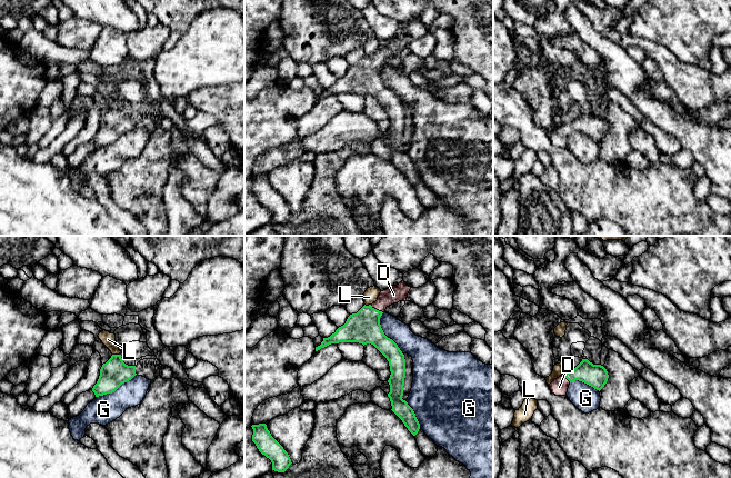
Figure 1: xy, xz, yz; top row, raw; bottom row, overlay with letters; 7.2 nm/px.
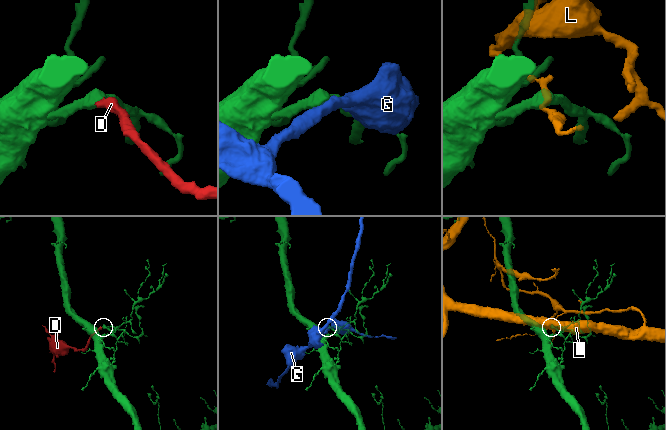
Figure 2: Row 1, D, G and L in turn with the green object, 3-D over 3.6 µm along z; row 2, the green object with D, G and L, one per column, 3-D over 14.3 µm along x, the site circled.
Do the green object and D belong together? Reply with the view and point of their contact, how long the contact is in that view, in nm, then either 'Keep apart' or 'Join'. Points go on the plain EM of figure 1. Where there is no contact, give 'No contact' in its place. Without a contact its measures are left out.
Touches green at xz (376, 60). Shared border 110 nm. Join

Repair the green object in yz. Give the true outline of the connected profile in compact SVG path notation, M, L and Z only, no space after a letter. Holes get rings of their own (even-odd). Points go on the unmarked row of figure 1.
M582 110L574 120L554 130L549 138L555 147L565 147L569 136L579 131L600 142L607 135L608 129L608 122L603 117L593 116L588 110Z

